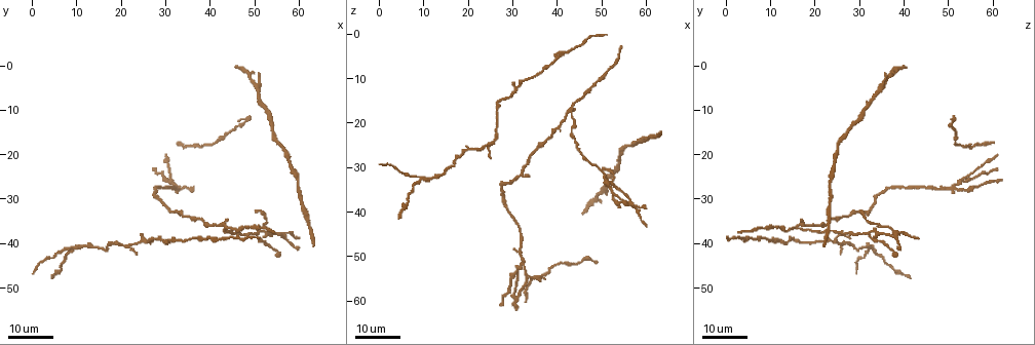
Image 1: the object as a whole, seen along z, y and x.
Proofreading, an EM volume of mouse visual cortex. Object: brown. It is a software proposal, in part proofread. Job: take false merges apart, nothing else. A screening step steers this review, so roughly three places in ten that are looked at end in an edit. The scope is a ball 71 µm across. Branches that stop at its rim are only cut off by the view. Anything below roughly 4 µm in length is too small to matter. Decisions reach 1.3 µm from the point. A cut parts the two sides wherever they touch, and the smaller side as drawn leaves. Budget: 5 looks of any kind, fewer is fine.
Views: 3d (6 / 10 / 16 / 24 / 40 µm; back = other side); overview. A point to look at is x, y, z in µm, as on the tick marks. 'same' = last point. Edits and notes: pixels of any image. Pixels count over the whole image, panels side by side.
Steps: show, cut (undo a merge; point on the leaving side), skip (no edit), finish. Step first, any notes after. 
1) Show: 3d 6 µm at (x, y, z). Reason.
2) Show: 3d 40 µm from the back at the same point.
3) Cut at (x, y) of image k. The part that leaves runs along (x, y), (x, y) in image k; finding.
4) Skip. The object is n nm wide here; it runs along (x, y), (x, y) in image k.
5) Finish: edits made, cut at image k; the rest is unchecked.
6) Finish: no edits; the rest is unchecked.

Show: 3d 16 µm at (31.0, 25.0, 53.0). Three-way junction.

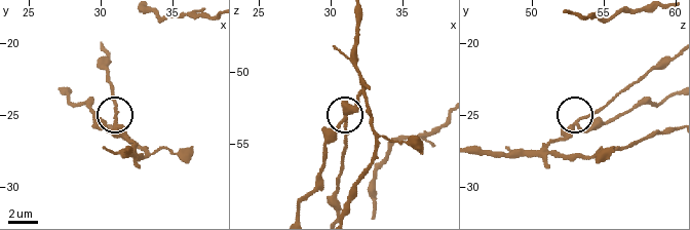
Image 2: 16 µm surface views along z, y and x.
Show: 3d 10 µm at (31.0, 25.4, 53.2). Closer look.

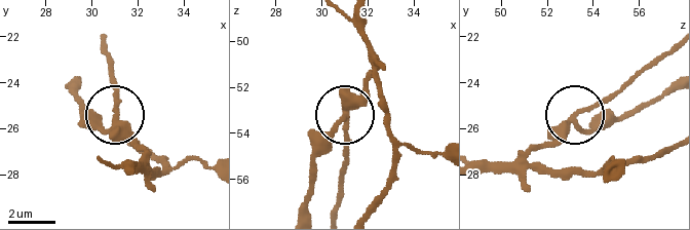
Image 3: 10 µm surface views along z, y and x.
Skip. It runs along (478, 166), (543, 147), (571, 117), (590, 130), (612, 125) in image 3; one cell here.

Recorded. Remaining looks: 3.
Show: 3d 24 µm at (9.5, 40.5, 32.5).

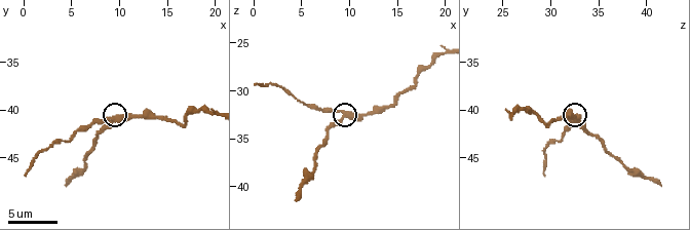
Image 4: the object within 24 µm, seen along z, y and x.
Show: 3d 10 µm at (9.2, 41.0, 32.2).

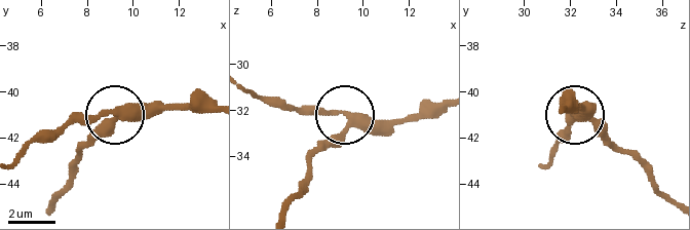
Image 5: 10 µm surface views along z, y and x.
Show: 3d 6 µm at (9.3, 40.9, 32.4).

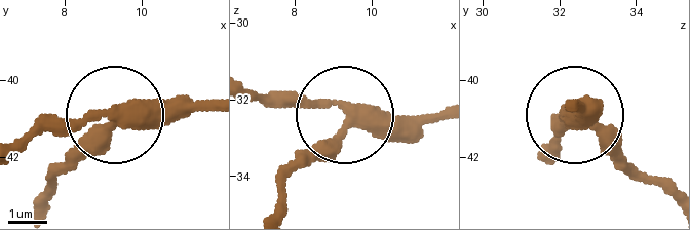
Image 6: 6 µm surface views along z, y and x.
Skip. The side arm is 13 µm long; 3 arms meet here; continuous, no second cell.

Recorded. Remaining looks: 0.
Finish: no edits; the rest is unchecked.

